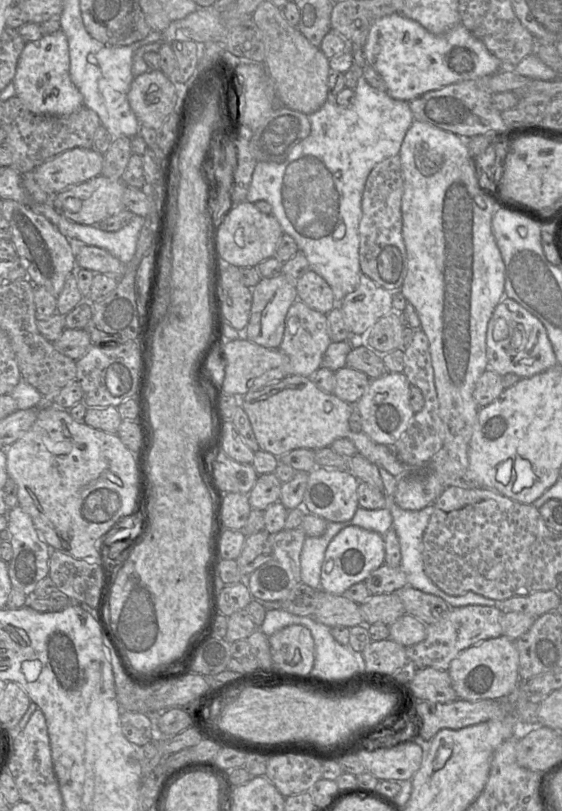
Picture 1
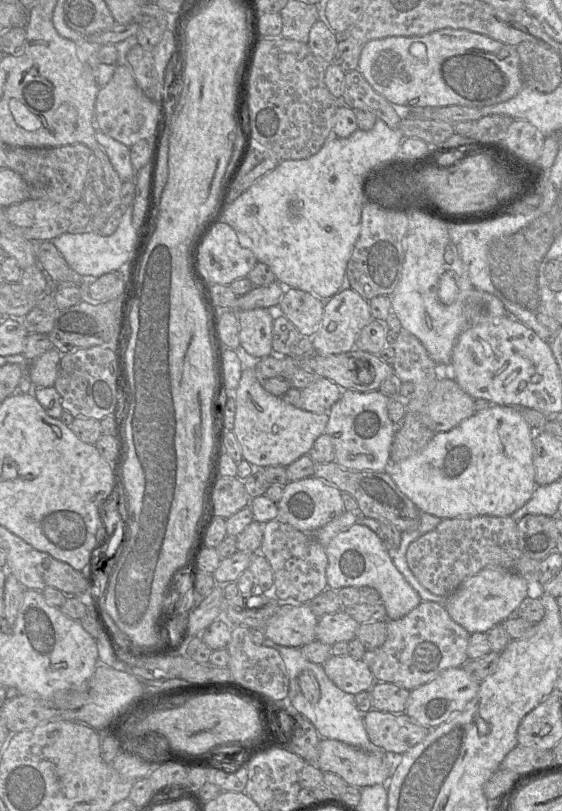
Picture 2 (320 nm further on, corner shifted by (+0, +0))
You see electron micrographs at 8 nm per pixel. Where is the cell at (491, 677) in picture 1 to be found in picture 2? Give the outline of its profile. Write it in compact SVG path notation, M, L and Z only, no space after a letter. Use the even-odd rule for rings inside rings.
M464 667L446 669L432 681L410 692L405 713L420 725L433 729L463 711L477 695L480 683L471 678Z

